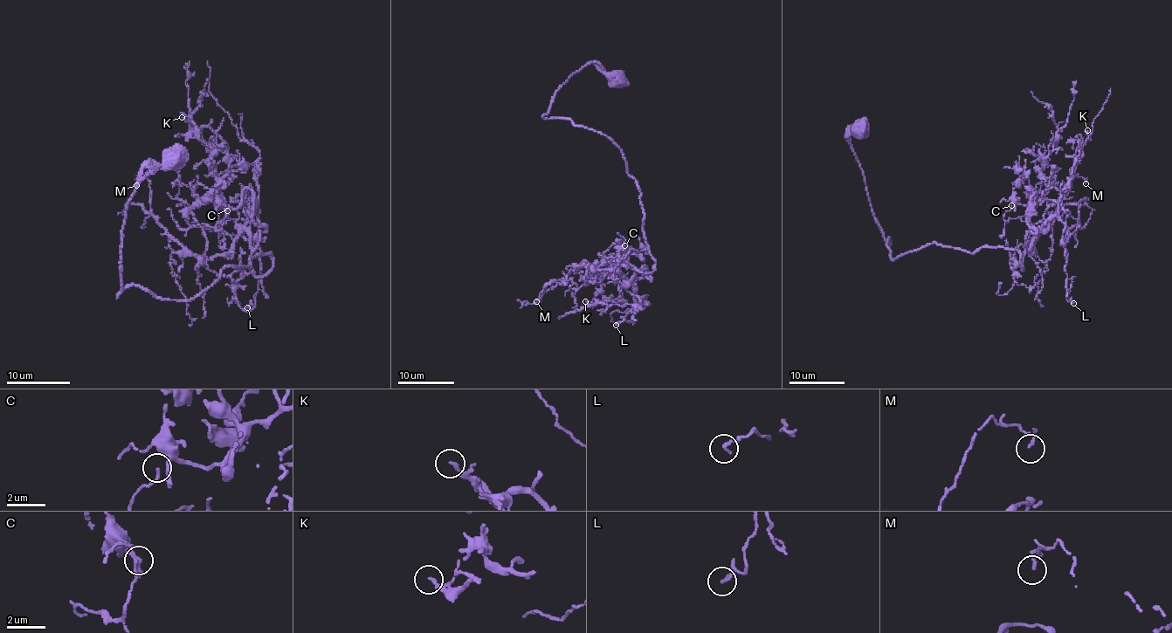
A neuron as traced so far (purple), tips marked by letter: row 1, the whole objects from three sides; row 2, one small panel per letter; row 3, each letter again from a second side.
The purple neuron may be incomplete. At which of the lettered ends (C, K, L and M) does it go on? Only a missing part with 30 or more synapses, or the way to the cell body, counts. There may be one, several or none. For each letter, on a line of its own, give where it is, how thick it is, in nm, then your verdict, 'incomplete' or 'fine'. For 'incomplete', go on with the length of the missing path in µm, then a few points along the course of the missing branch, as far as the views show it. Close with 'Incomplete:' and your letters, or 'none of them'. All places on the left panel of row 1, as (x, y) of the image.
C: place (227, 210); calibre 150 nm; incomplete; missing 10 µm; course (227, 210), (229, 233), (221, 241), (208, 229), (211, 227)
K: place (182, 117); calibre 160 nm; fine
L: place (247, 307); calibre 170 nm; fine
M: place (136, 185); calibre 140 nm; fine
Incomplete: C

